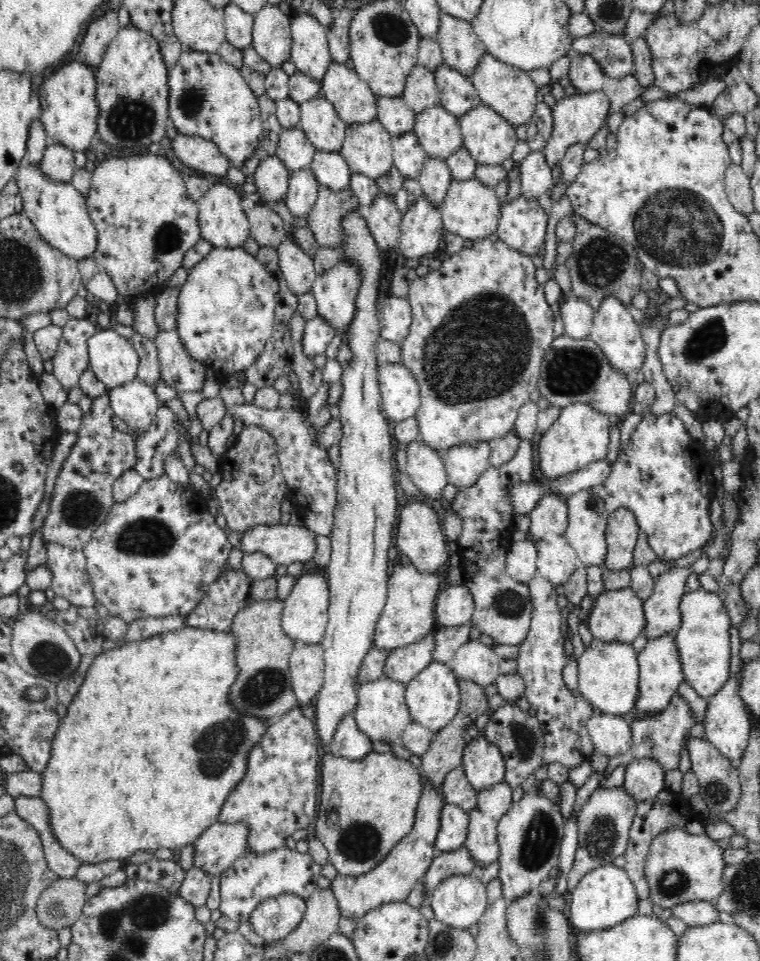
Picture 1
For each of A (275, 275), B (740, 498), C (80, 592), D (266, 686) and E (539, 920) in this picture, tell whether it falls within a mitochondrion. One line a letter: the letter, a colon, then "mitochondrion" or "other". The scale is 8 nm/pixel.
A: other
B: other
C: other
D: mitochondrion
E: mitochondrion

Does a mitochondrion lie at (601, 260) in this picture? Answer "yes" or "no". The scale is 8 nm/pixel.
yes

